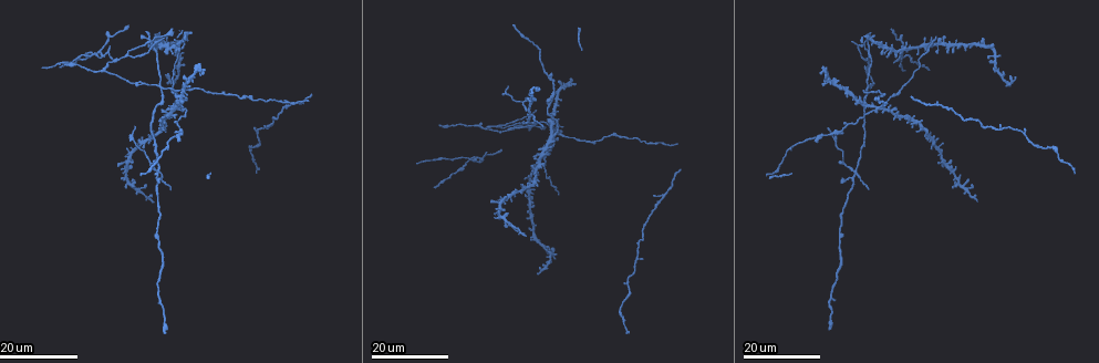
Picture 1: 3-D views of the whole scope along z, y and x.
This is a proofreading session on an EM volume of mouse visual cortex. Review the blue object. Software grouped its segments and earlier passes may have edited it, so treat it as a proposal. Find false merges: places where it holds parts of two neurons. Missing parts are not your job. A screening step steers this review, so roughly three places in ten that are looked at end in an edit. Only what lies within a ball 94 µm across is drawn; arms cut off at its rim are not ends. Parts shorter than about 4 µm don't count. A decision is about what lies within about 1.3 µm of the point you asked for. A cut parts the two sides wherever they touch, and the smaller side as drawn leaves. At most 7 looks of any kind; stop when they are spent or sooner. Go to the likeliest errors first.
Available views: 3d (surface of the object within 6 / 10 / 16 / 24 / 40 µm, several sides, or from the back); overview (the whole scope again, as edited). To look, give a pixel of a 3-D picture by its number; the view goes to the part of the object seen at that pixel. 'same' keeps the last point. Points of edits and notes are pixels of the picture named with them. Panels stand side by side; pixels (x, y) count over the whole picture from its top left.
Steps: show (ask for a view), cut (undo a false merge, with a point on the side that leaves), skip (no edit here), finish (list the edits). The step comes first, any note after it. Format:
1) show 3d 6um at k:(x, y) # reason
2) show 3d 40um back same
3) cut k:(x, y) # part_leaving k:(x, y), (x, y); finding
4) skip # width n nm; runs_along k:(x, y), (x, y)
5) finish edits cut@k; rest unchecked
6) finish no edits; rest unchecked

show 3d 16um at 1:(162, 88)

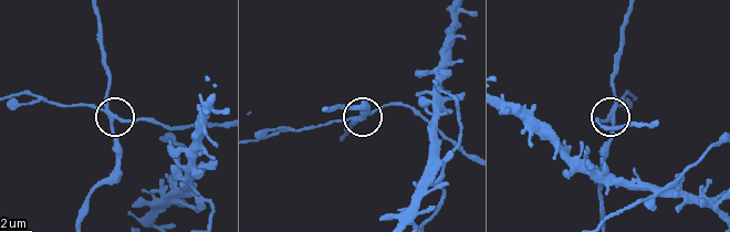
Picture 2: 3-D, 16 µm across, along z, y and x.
show 3d 10um at 2:(111, 116) # zoom in

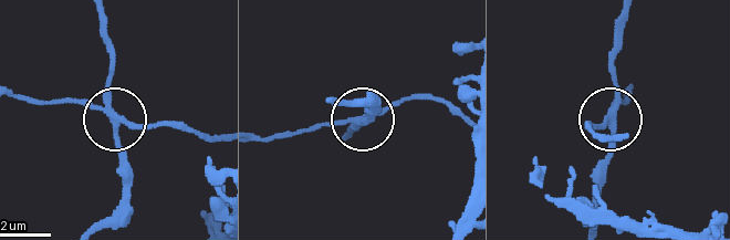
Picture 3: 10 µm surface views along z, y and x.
cut 3:(79, 100) # width 230 nm; two neurons meet here

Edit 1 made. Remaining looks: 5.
show 3d 16um at 1:(156, 172) # looks like a crossing

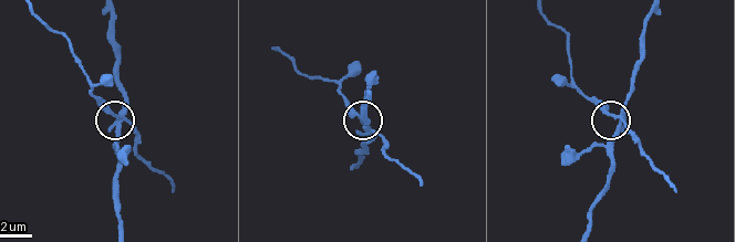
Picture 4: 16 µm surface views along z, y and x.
show 3d 10um at 4:(116, 116) # closer look

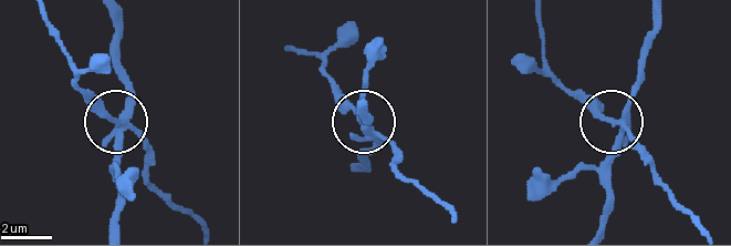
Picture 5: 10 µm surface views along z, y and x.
cut 5:(103, 114) # arms 5; part_leaving 5:(127, 125), (82, 86), (47, 17); a second neuron is stuck on

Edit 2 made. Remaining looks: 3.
show overview

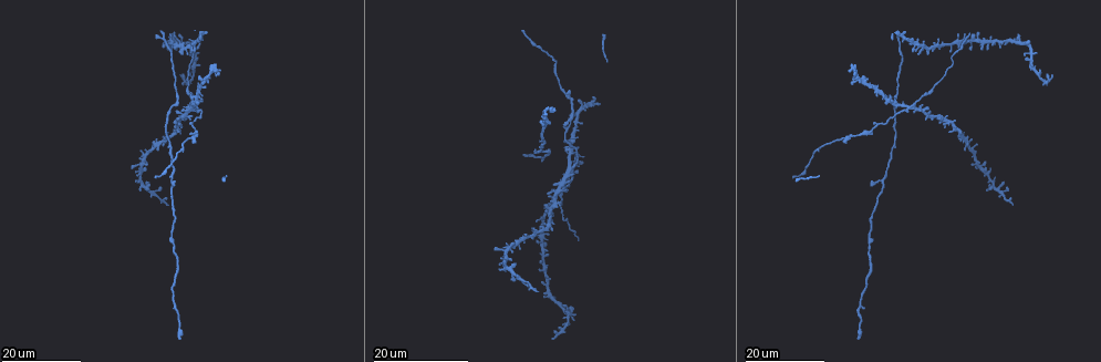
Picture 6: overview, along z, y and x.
show 3d 24um at 6:(565, 151) # sudden change in width

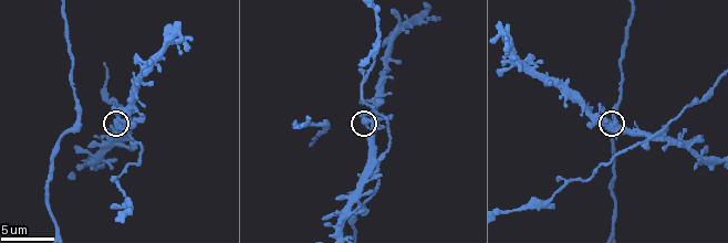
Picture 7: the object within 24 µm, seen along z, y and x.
show 3d 10um at 7:(362, 122) # closer look

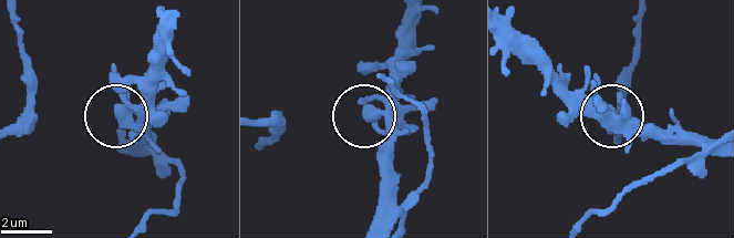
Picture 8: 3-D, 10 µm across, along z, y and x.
skip # width 490 nm; continuous, no second neuron

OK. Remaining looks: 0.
finish edits cut@3, cut@5; rest unchecked

